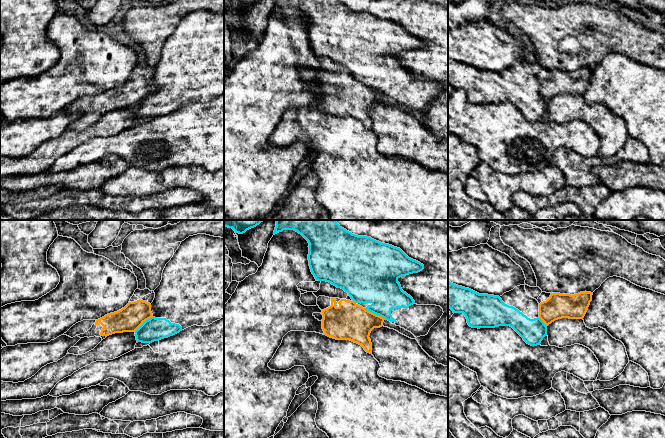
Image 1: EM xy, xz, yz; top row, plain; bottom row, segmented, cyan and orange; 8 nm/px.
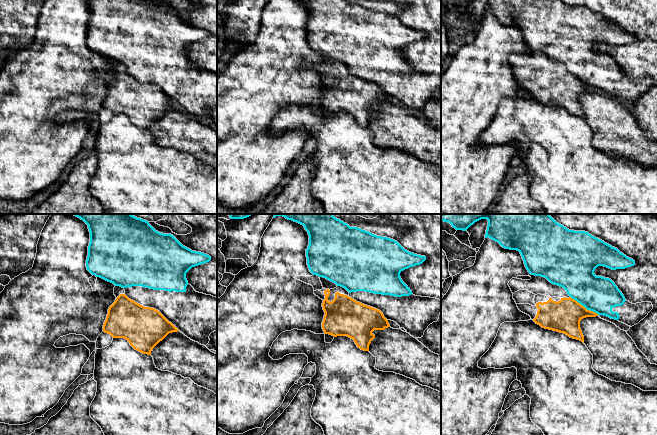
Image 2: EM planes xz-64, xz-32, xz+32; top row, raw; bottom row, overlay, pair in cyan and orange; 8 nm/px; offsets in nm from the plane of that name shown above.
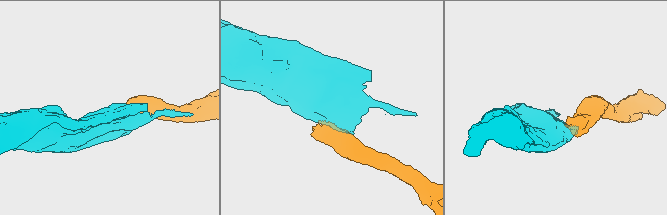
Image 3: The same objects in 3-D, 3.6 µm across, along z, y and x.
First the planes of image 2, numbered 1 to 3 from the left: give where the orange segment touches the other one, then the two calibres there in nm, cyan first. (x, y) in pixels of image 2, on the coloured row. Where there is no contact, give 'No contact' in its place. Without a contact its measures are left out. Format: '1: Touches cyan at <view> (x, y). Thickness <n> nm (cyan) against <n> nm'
1: No contact
2: No contact
3: Touches cyan at xz+32 (584, 306). Thickness 280 nm (cyan) against 260 nm

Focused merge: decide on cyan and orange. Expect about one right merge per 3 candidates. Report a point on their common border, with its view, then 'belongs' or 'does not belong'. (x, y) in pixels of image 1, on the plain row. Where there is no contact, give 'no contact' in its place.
meets cyan in xz at (375, 89); does not belong

